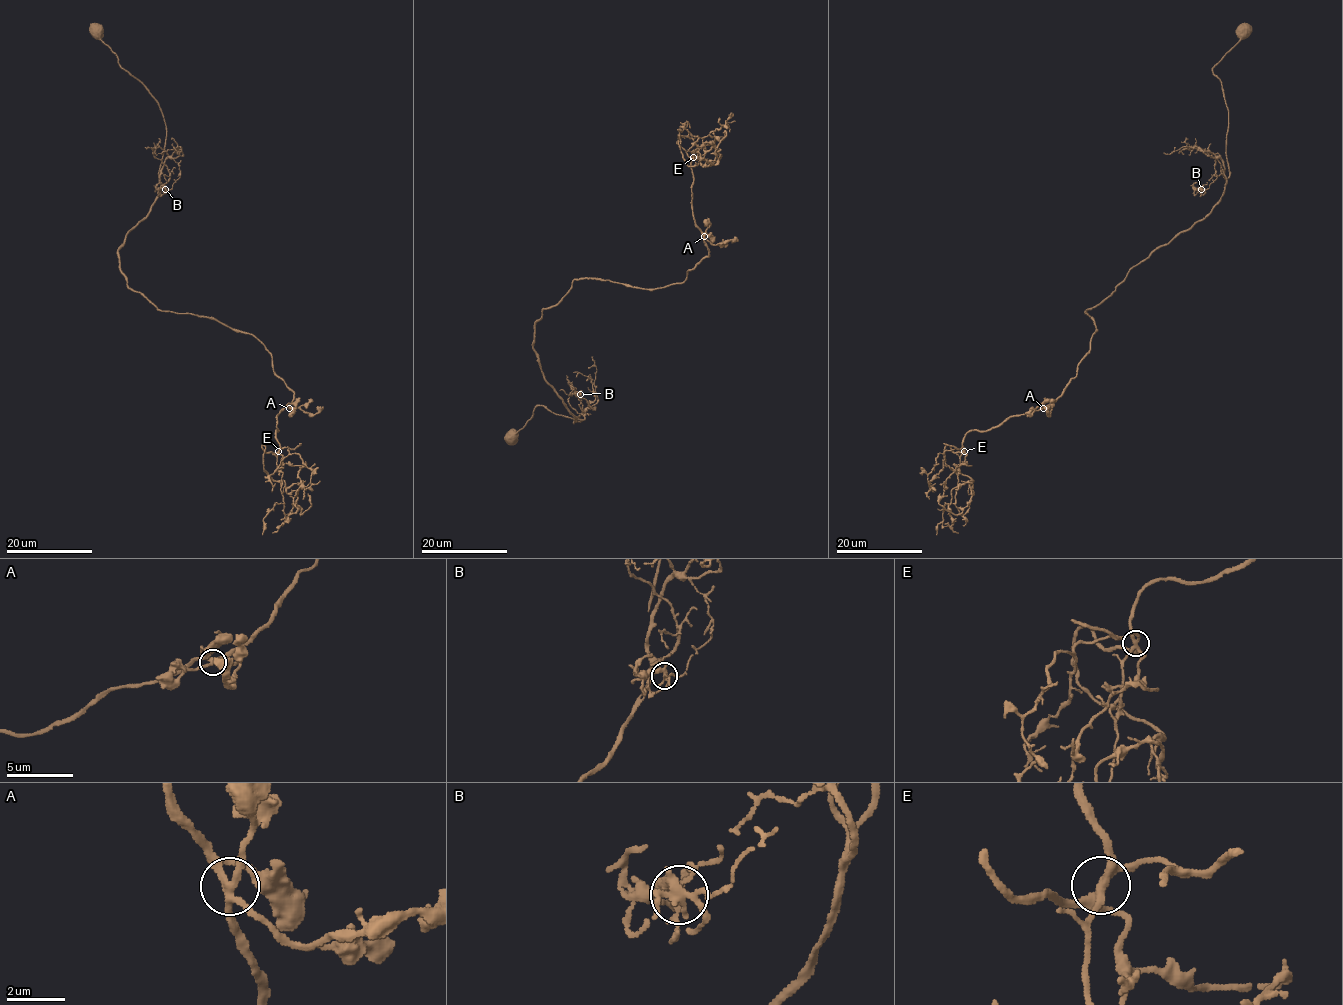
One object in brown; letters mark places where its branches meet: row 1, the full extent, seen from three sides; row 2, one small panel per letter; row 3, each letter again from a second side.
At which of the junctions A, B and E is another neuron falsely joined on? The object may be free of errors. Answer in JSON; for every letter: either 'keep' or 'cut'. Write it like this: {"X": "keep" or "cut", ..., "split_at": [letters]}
{"A": "keep", "B": "keep", "E": "cut", "split_at": ["E"]}

